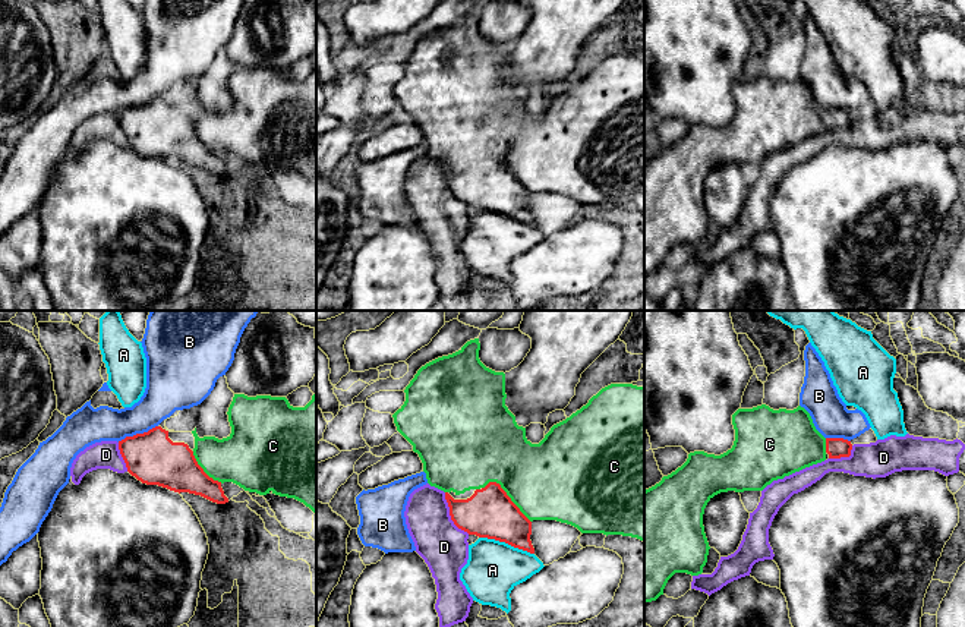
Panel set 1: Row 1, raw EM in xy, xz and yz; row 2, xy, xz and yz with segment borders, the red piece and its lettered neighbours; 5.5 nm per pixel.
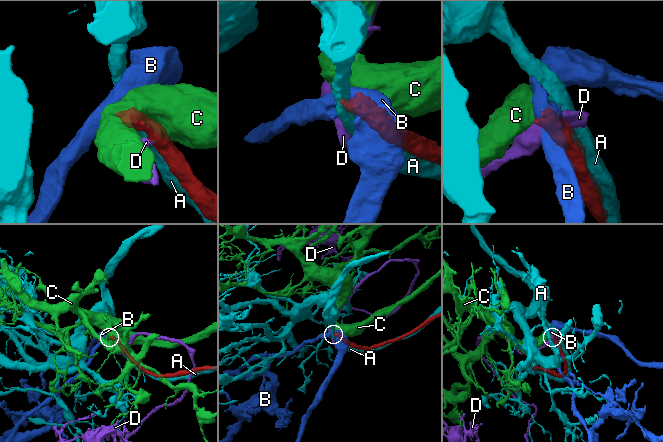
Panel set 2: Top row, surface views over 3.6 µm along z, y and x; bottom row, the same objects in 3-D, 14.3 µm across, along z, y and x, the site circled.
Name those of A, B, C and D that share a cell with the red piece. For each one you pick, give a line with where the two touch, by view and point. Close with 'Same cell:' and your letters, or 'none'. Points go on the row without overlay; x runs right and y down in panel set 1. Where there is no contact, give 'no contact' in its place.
C: contact xz (507, 167)
Same cell: C

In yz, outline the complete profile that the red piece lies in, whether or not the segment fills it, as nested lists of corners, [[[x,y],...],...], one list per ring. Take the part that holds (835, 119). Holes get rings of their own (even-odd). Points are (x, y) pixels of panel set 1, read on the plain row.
[[[766,76],[738,81],[732,86],[732,97],[735,113],[731,122],[720,127],[690,125],[681,139],[644,163],[644,274],[663,267],[668,252],[675,245],[703,245],[710,221],[703,186],[715,167],[728,163],[763,163],[773,152],[821,135],[827,129],[849,129],[852,122],[848,111],[824,110],[801,78],[794,82],[773,82]]]

